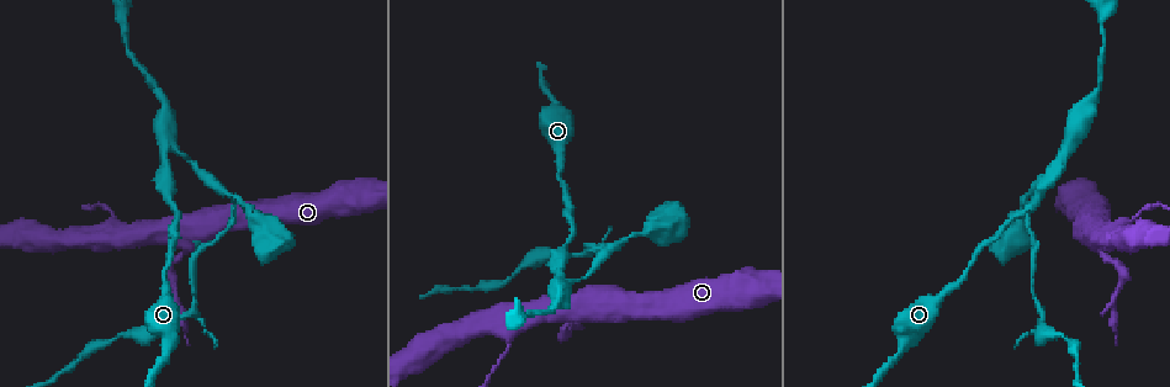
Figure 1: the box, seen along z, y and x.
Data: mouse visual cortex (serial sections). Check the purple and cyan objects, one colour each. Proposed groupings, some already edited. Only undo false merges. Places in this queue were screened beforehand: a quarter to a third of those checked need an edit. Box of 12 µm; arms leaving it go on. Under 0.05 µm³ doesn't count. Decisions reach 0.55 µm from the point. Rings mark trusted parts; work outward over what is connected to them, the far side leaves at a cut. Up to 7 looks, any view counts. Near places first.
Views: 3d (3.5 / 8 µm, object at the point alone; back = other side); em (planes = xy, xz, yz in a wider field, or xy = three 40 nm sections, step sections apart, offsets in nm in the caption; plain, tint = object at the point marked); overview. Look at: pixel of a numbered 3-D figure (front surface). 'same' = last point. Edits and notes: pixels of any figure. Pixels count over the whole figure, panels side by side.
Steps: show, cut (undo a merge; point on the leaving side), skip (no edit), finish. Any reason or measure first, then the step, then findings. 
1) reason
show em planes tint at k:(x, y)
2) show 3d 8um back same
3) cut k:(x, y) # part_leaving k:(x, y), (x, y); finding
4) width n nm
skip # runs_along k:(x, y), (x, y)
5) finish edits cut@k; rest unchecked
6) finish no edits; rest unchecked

a fork
show 3d 3.5um at 1:(1068, 146)

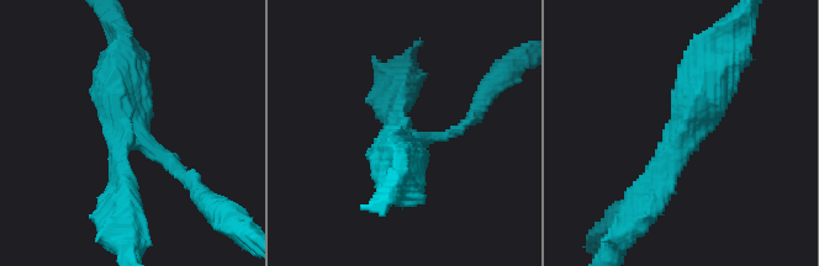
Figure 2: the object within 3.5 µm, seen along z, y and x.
arms 3; arm_widths 150, 250, 600 nm; need the tissue
show em planes tint at 2:(684, 139)

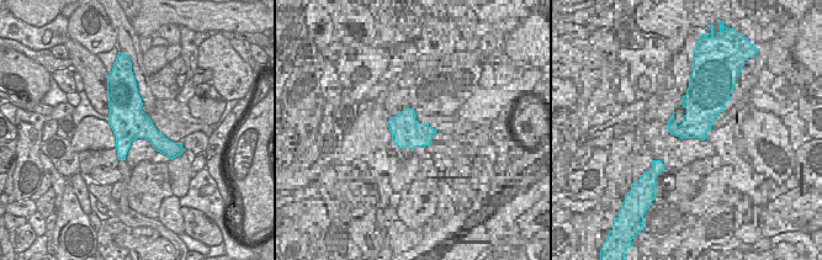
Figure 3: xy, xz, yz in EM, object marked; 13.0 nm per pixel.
skip # continuous, no second cell

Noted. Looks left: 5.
thick turns thin
show em planes tint at 1:(186, 241)

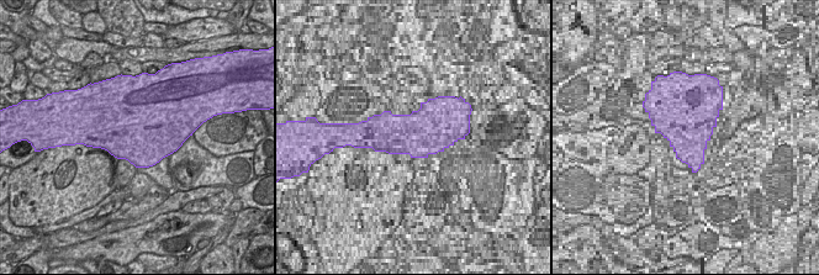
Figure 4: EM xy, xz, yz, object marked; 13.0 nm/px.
show 3d 3.5um same

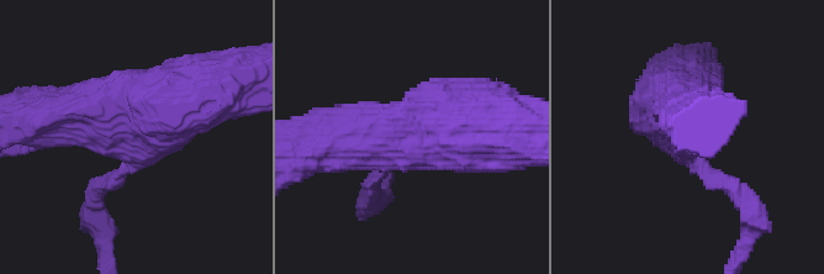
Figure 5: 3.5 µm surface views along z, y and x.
cut 5:(95, 184) # part_leaving 5:(125, 169), (94, 191), (102, 249); a second cell is stuck on

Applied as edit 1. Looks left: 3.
arms part here
show 3d 3.5um at 1:(234, 196)

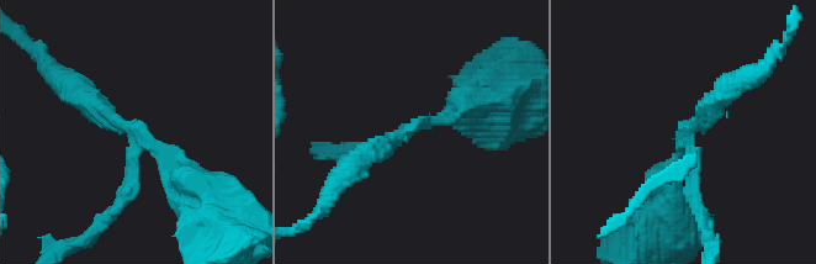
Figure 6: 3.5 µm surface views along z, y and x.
shape alone is not enough
show em xy step 3 tint at 6:(407, 132)

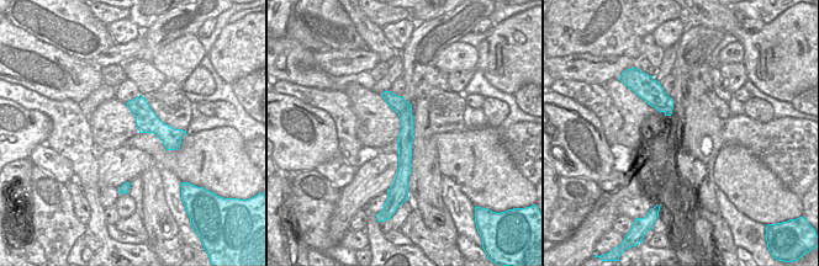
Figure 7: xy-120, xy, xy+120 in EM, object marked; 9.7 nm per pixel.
show em xy step 2 tint same

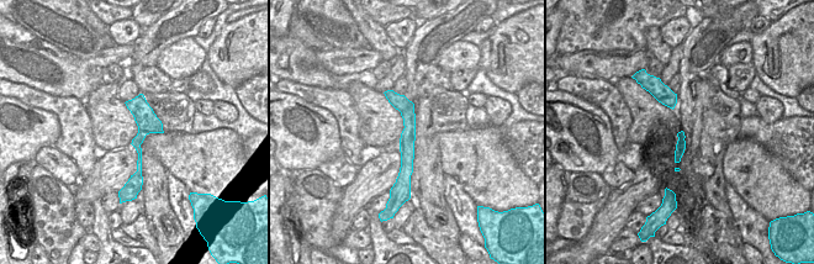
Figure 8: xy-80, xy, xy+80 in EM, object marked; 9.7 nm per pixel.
arm_widths 150, 150, 250 nm
cut 6:(694, 200) # part_leaving 6:(134, 149), (123, 199), (70, 244); two cells meet here

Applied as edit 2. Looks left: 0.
finish edits cut@5, cut@6; rest unchecked

